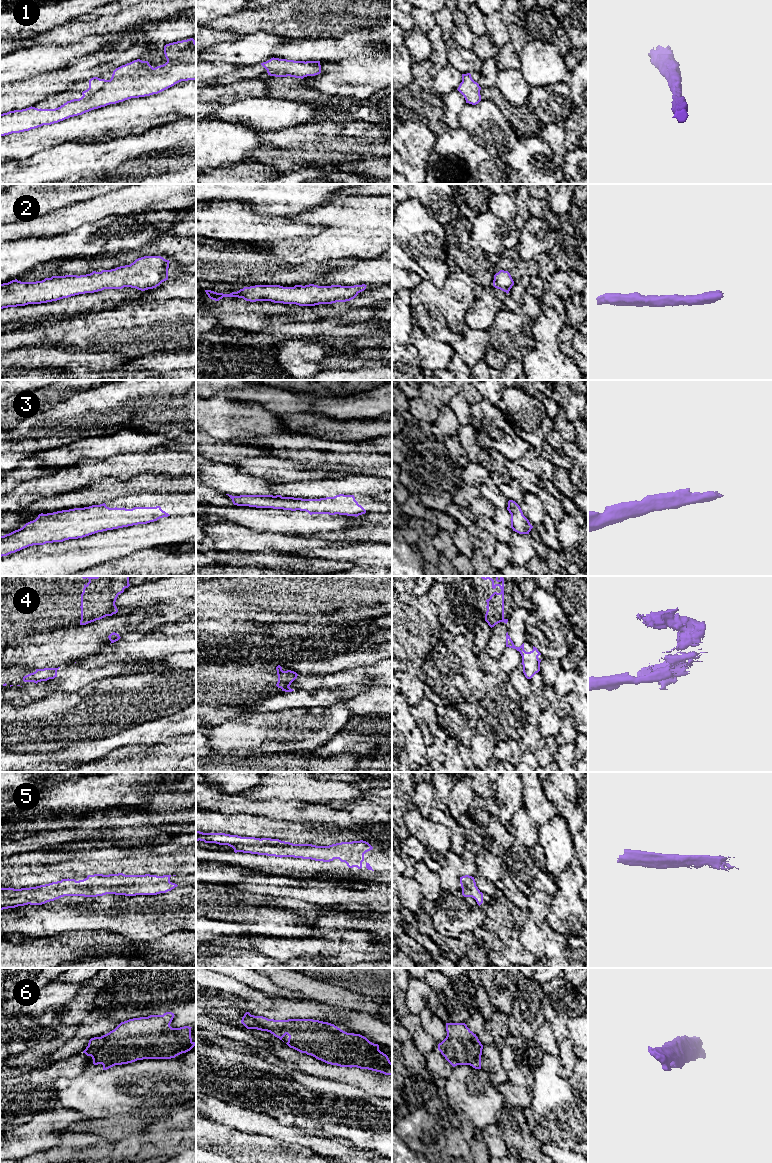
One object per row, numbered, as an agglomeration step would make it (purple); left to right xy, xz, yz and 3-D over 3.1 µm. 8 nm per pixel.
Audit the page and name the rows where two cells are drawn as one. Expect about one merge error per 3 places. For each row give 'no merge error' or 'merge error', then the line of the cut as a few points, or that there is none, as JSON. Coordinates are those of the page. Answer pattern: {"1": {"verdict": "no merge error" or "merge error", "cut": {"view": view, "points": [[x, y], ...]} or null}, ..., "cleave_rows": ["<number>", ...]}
{"1": {"verdict": "no merge error", "cut": null}, "2": {"verdict": "no merge error", "cut": null}, "3": {"verdict": "no merge error", "cut": null}, "4": {"verdict": "merge error", "cut": {"view": "xz", "points": [[288, 686], [282, 689]]}}, "5": {"verdict": "no merge error", "cut": null}, "6": {"verdict": "no merge error", "cut": null}, "cleave_rows": ["4"]}

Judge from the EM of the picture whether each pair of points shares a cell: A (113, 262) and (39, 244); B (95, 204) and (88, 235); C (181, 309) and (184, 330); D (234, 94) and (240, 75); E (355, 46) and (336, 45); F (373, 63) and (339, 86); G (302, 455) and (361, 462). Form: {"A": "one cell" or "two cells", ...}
{"A": "two cells", "B": "two cells", "C": "one cell", "D": "two cells", "E": "one cell", "F": "one cell", "G": "one cell"}

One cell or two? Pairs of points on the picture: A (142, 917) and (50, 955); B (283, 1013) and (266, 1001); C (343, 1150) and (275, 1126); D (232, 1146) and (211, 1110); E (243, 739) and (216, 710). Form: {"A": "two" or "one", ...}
{"A": "two", "B": "two", "C": "one", "D": "two", "E": "two"}

